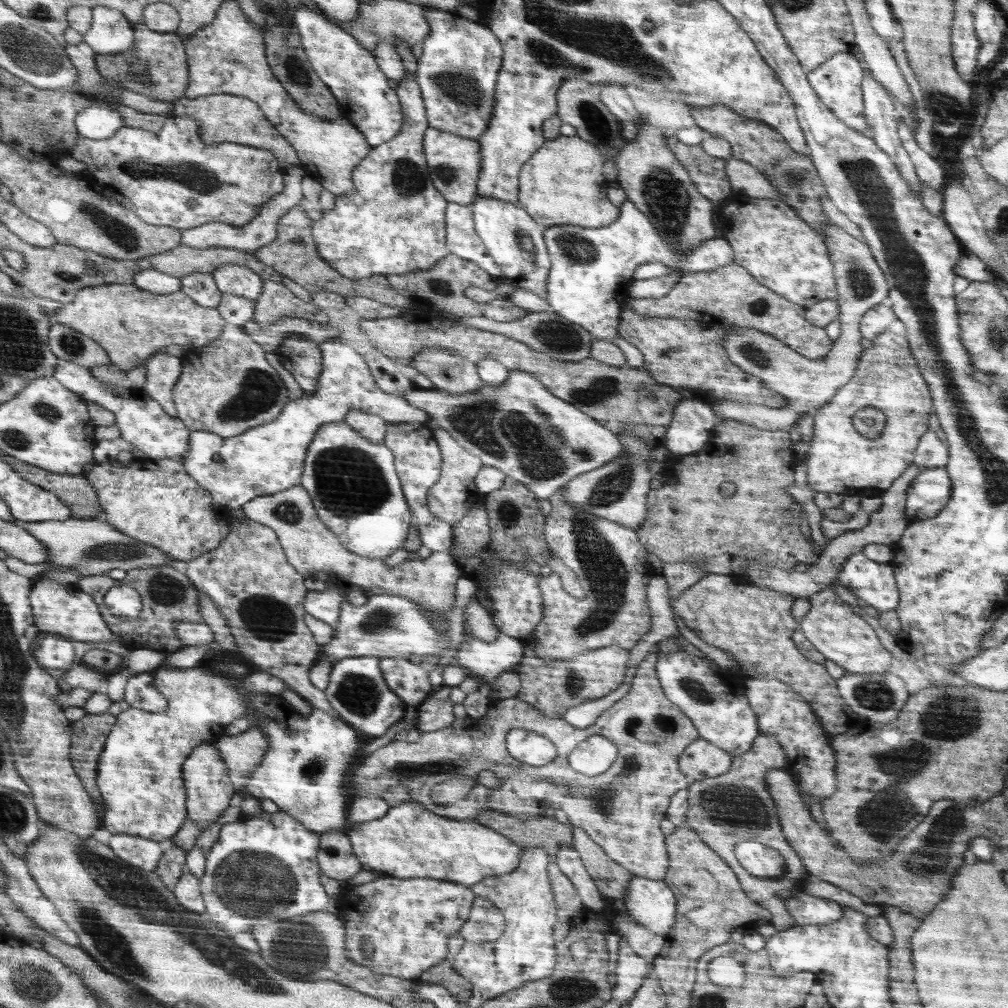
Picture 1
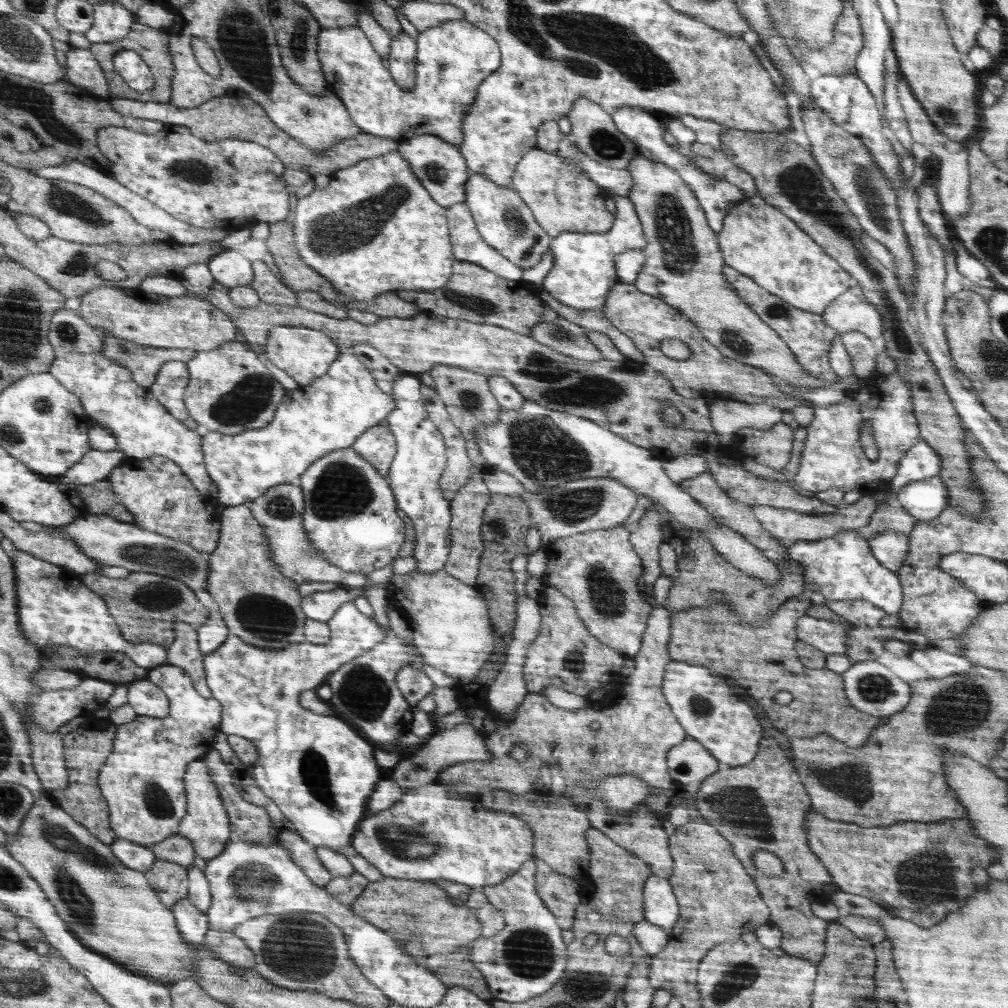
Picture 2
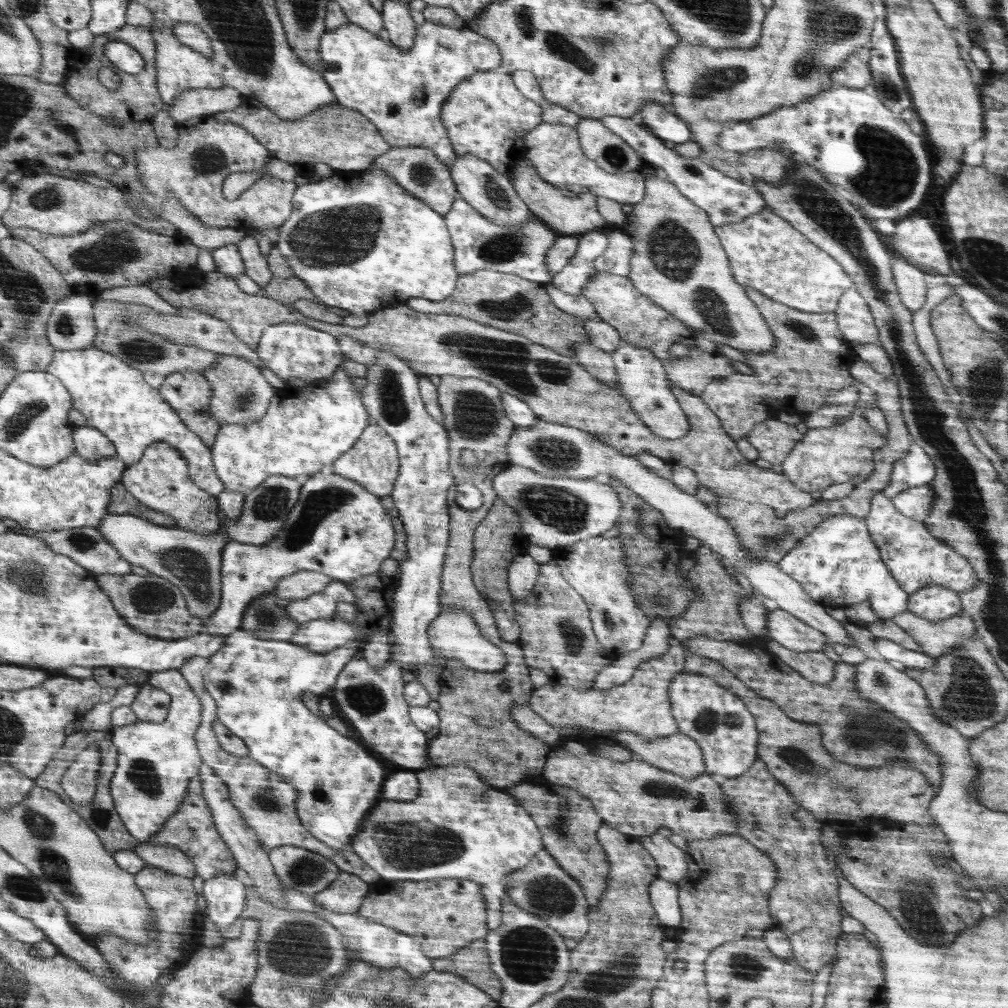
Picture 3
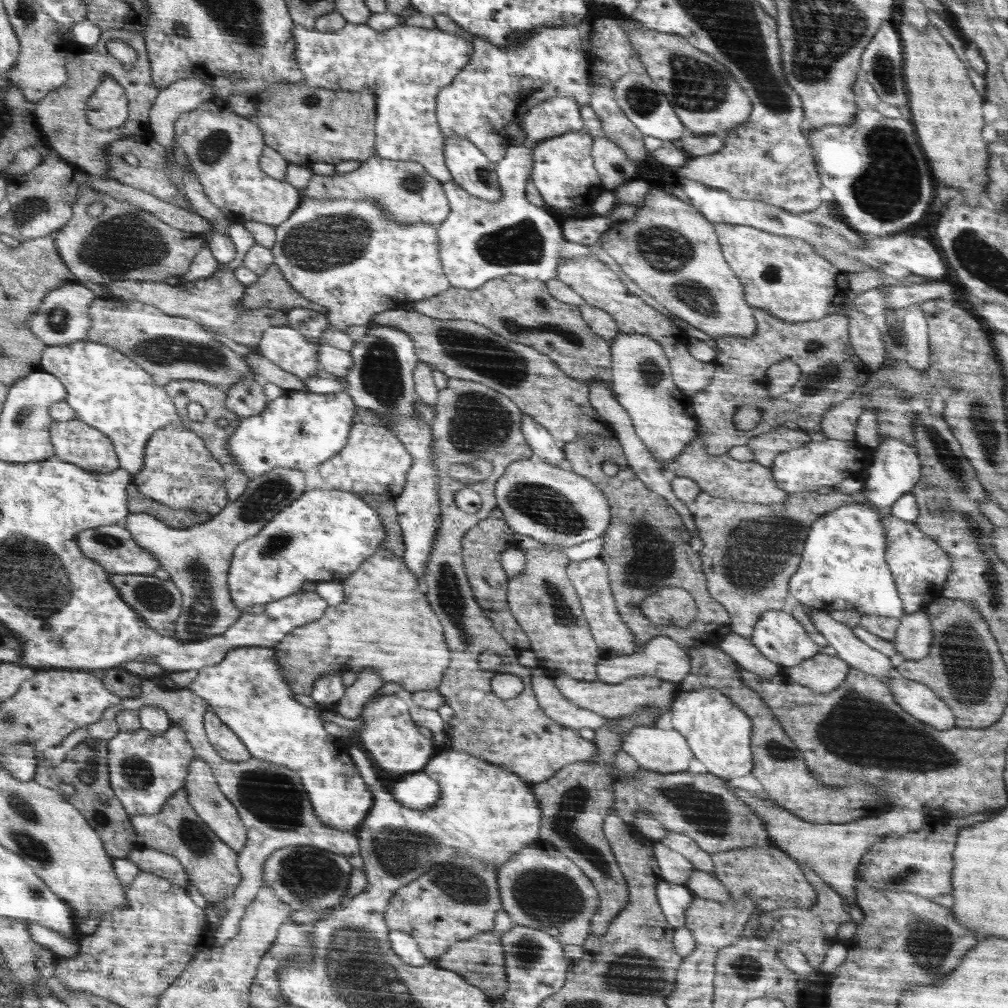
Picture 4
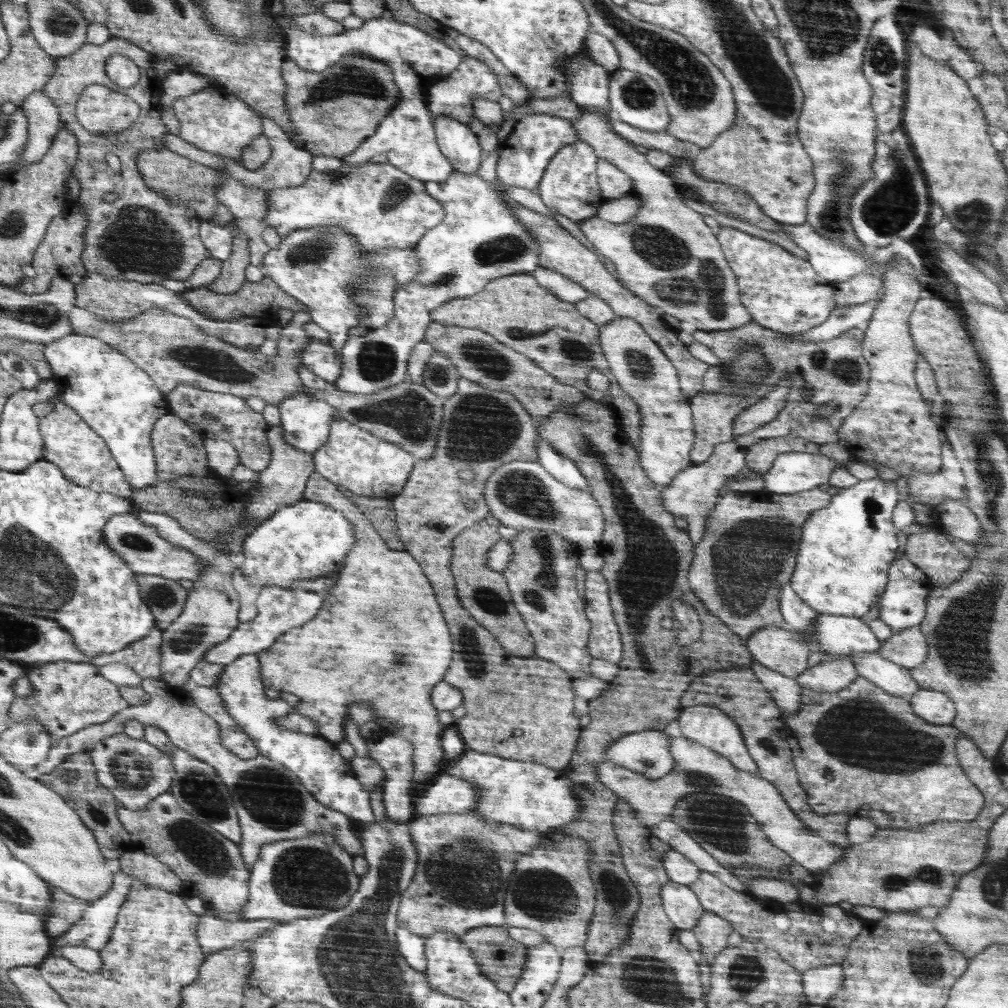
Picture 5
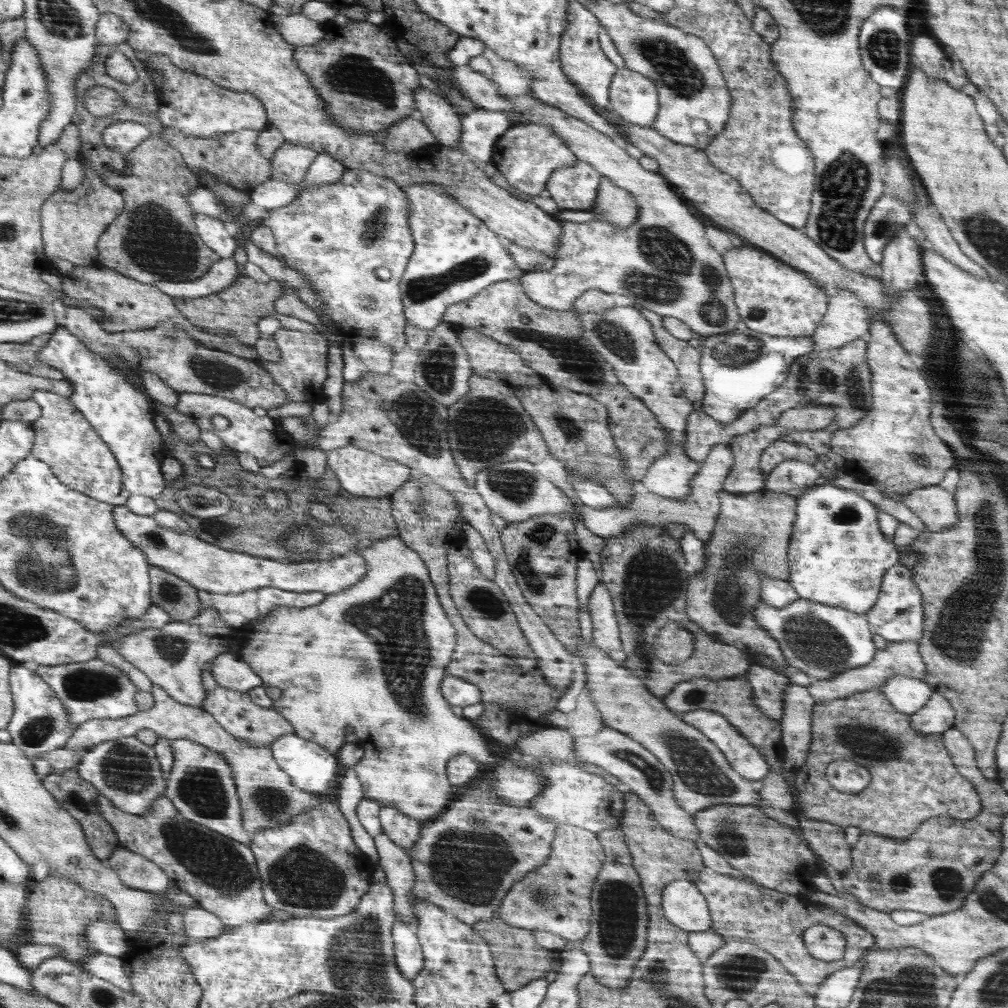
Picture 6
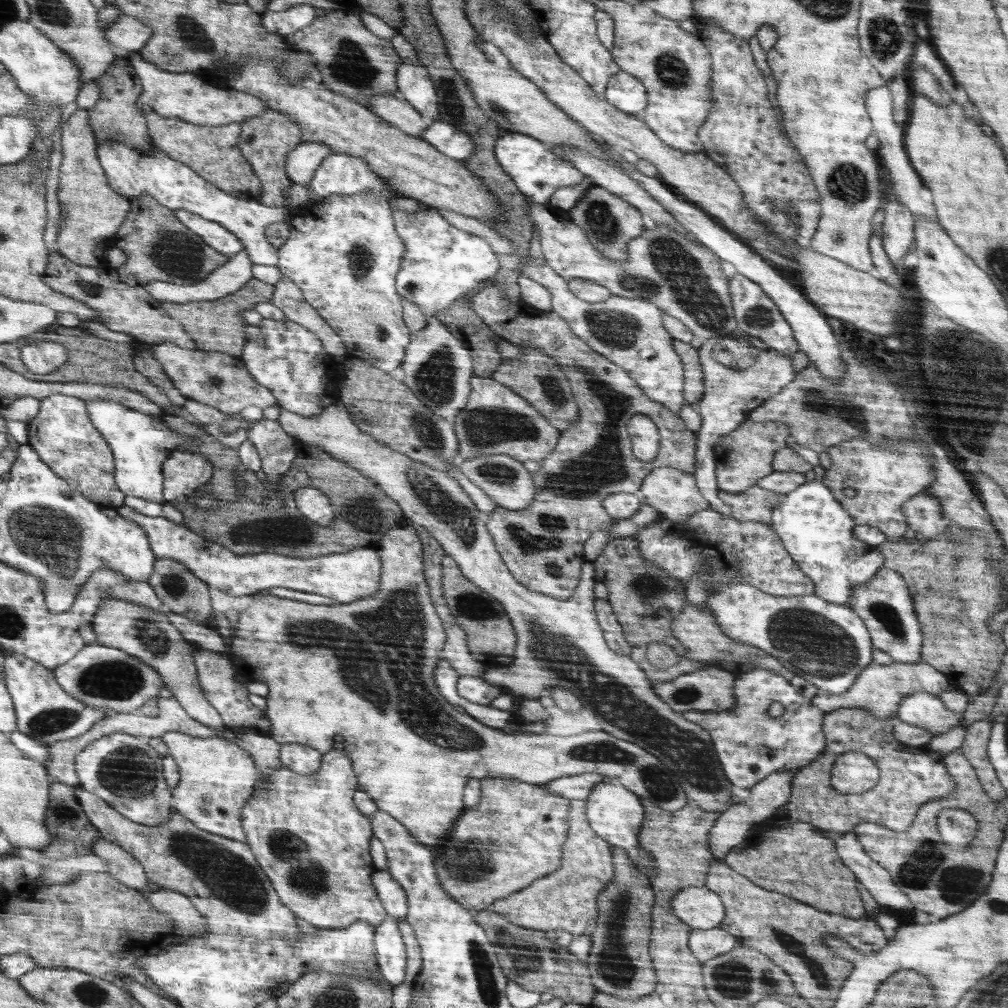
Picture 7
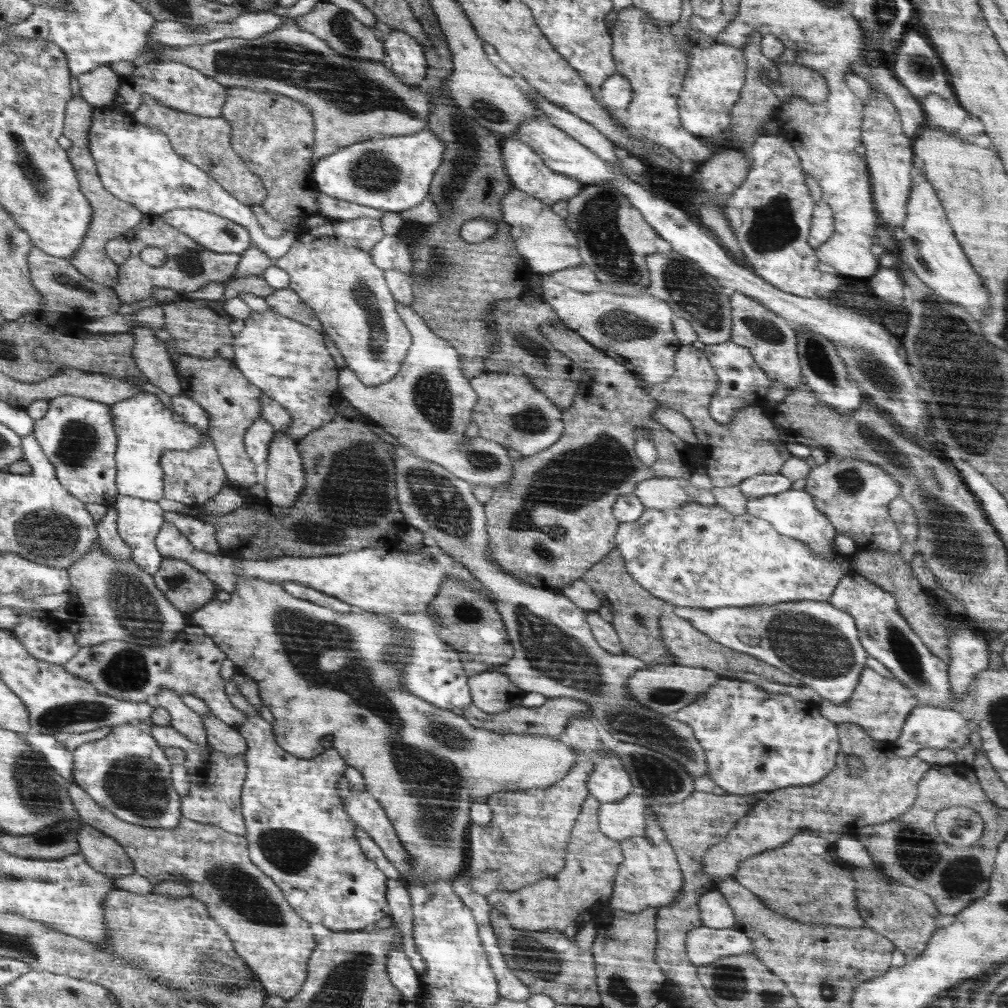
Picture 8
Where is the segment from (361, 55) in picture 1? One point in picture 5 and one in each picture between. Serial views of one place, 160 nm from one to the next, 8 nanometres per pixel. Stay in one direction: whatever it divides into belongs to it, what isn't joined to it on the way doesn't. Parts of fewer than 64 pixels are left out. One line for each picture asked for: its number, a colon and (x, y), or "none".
2: (454, 58)
3: (403, 92)
4: (406, 66)
5: (407, 137)

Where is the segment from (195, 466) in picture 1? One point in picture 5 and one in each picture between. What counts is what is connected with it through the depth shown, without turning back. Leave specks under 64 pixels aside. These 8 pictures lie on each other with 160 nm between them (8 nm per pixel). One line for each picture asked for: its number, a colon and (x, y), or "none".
2: (334, 409)
3: (306, 429)
4: (302, 429)
5: (305, 423)

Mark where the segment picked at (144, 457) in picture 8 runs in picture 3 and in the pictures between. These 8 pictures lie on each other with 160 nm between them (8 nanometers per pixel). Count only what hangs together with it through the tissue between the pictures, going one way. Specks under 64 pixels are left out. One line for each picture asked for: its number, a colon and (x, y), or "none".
3: (111, 395)
4: (108, 390)
5: (119, 400)
6: (120, 412)
7: (140, 443)

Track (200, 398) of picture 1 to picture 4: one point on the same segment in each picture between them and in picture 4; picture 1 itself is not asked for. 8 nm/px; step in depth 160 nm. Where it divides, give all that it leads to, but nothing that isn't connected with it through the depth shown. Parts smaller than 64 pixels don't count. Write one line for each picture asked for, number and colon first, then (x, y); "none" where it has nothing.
2: (231, 391)
3: (240, 394)
4: (245, 399)

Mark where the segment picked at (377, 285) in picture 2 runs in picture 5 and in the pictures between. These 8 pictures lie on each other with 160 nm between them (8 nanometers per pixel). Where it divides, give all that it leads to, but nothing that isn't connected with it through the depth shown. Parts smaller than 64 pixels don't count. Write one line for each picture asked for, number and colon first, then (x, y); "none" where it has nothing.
3: (361, 243)
4: (349, 257)
5: (320, 266)

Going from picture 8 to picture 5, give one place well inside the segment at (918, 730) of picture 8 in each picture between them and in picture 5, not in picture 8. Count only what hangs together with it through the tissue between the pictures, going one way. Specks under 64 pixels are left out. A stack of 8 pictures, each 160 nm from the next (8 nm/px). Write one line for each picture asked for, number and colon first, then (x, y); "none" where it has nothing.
5: (893, 678)
6: (907, 695)
7: (925, 710)

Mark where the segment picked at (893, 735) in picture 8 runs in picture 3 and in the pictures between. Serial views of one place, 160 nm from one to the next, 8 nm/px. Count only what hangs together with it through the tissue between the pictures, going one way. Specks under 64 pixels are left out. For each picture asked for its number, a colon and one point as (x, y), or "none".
3: (936, 638)
4: (822, 673)
5: (908, 648)
6: (899, 658)
7: (878, 688)

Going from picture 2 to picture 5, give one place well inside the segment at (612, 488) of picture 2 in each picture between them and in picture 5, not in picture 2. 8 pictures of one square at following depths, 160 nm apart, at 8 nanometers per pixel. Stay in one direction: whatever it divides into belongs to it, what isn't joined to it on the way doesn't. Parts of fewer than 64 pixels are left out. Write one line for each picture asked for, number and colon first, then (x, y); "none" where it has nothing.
3: (555, 512)
4: (554, 506)
5: (522, 495)

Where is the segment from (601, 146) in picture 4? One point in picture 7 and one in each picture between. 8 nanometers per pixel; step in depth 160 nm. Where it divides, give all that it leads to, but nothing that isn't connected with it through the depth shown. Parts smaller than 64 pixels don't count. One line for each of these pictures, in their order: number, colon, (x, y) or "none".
5: (614, 184)
6: (614, 205)
7: (610, 222)

